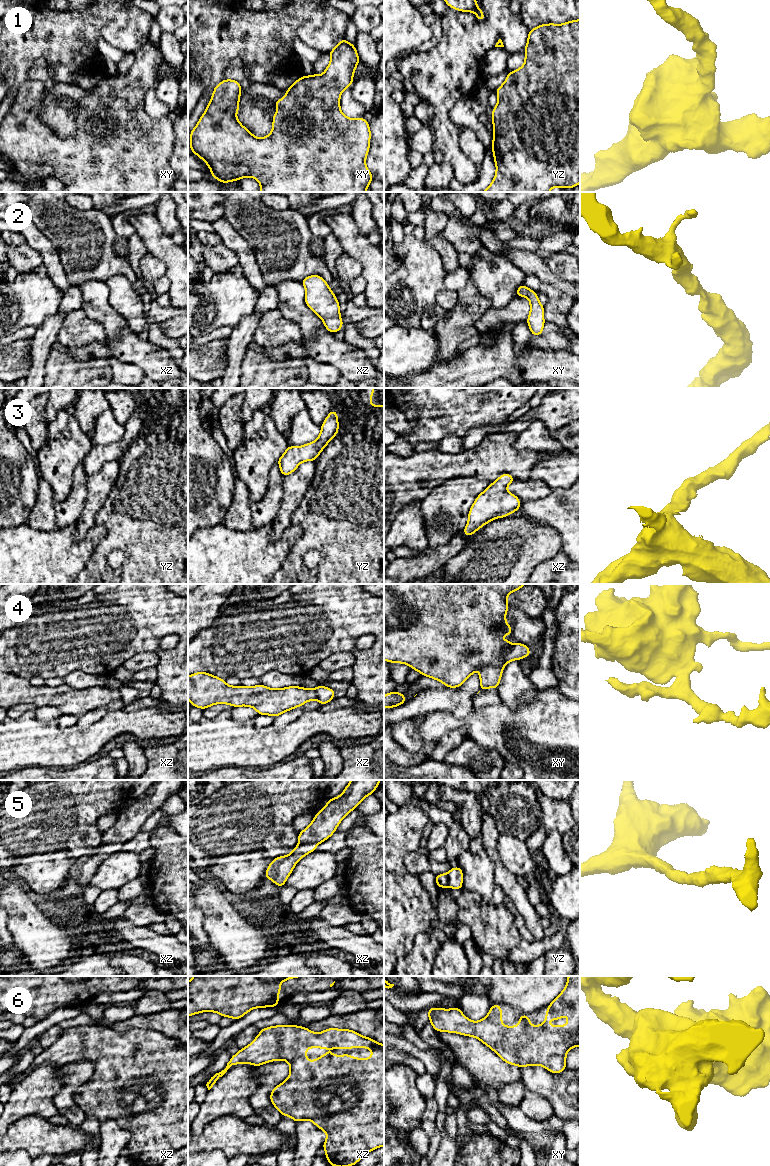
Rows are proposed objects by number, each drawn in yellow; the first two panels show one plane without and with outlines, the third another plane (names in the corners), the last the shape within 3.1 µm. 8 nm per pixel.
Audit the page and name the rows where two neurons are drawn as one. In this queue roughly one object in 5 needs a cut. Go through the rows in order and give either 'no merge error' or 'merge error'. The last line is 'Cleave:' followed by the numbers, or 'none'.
1: no merge error
2: no merge error
3: no merge error
4: merge error
5: no merge error
6: no merge error
Cleave: 4

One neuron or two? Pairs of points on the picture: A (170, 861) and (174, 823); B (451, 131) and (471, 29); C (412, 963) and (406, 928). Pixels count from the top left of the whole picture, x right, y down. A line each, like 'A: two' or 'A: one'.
A: two
B: one
C: two

